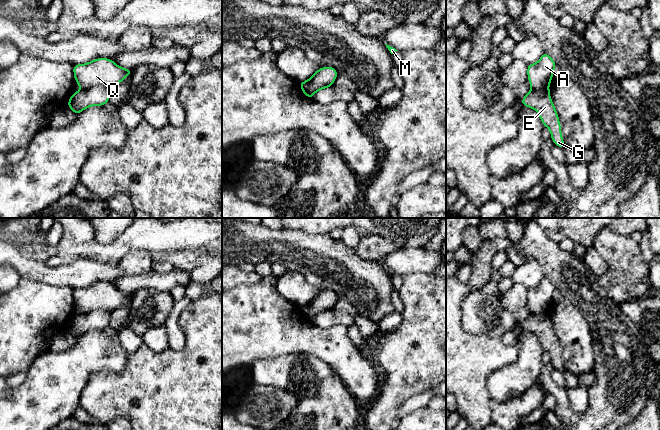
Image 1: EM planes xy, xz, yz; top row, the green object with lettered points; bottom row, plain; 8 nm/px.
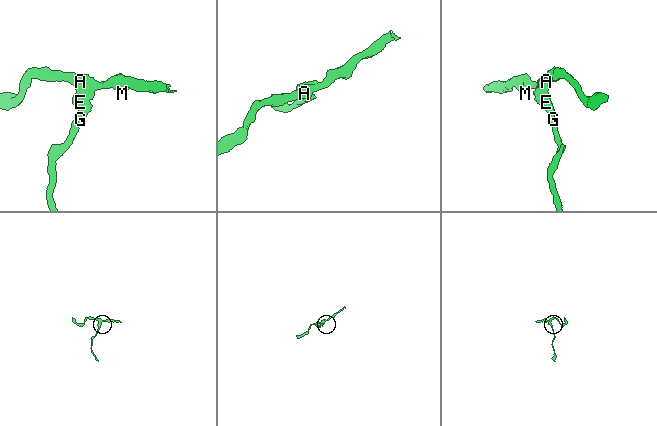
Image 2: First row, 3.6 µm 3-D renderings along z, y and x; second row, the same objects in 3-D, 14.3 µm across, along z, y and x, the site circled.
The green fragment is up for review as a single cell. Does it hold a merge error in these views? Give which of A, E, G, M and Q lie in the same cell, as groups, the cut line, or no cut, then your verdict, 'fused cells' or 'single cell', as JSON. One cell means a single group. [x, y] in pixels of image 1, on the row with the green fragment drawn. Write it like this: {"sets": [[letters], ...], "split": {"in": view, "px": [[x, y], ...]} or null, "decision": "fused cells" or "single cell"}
{"sets": [["A", "M", "Q"], ["E", "G"]], "split": {"in": "xy", "px": [[110, 87], [91, 86], [81, 89]]}, "decision": "fused cells"}

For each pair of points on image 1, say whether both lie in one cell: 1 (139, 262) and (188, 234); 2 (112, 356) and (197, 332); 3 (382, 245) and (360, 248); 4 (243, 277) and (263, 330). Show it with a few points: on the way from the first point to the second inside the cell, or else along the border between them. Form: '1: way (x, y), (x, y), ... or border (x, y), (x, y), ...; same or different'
1: border (125, 256), (131, 252), (145, 250), (152, 260); different
2: border (128, 353), (125, 368), (119, 373), (114, 373); different
3: way (377, 247), (365, 248); same
4: border (263, 277), (256, 283), (238, 284), (232, 288); different

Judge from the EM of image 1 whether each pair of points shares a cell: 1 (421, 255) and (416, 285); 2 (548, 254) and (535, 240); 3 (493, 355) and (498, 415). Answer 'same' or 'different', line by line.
1: different
2: same
3: different

